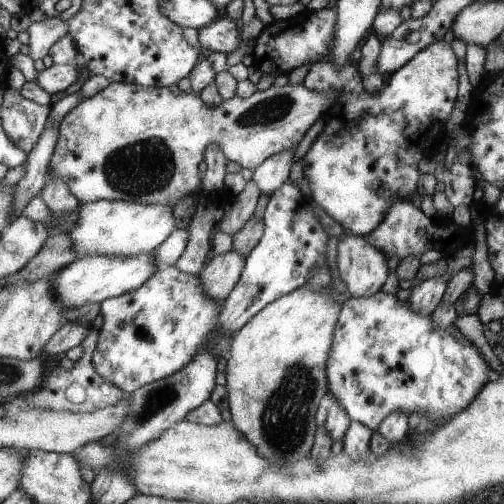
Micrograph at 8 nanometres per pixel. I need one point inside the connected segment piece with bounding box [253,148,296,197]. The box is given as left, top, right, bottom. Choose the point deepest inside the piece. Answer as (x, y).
(275, 170)

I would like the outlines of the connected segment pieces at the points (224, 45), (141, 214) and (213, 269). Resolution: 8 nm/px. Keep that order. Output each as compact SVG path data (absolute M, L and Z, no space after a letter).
M220 18L207 27L198 29L198 40L207 53L221 52L228 55L240 47L242 40L238 38L238 34L240 30L236 22L232 22L230 18Z
M96 200L81 204L78 224L69 236L80 256L137 256L155 250L175 231L174 208L130 200Z
M238 250L215 254L200 273L204 288L212 298L225 300L240 280L244 266L244 256Z

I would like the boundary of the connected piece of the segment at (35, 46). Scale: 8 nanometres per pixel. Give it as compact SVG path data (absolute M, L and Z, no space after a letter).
M46 17L40 22L31 22L27 32L30 36L28 56L35 62L48 55L50 46L53 46L56 40L68 35L68 21Z

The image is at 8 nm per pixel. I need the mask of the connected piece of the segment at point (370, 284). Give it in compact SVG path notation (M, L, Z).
M344 232L342 241L337 245L337 266L340 279L344 281L353 298L373 296L381 291L388 279L388 262L382 249L364 235Z

